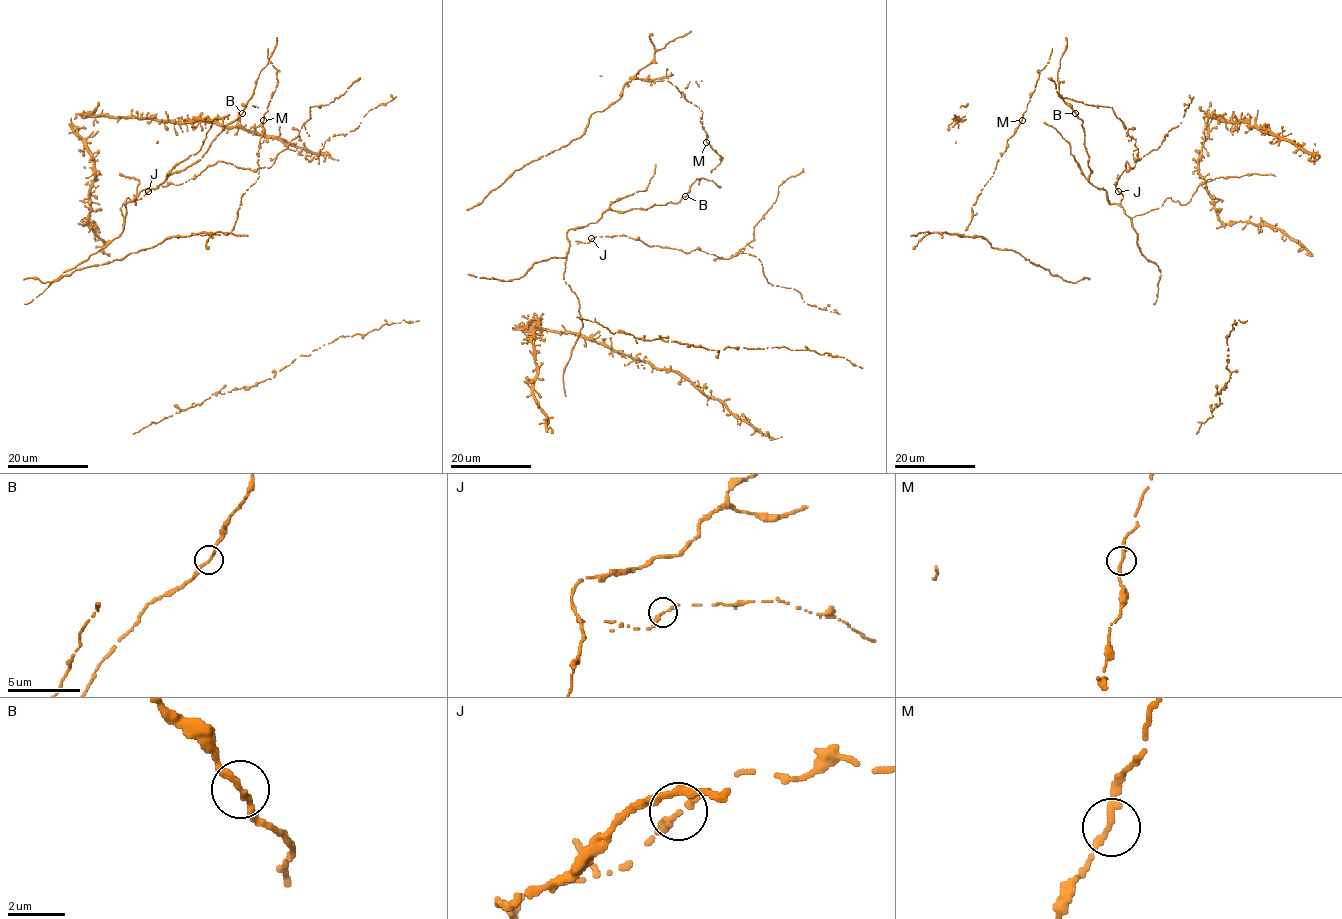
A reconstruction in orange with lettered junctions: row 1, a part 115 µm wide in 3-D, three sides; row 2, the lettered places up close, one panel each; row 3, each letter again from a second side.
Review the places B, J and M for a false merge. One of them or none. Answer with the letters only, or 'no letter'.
no letter

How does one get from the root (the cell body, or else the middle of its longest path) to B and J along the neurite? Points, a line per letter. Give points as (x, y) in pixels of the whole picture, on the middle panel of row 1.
B: (566, 256), (569, 246), (566, 232), (595, 222), (606, 210), (647, 209), (653, 205), (677, 203), (685, 196)
J: (566, 256), (569, 241), (588, 243), (592, 239)

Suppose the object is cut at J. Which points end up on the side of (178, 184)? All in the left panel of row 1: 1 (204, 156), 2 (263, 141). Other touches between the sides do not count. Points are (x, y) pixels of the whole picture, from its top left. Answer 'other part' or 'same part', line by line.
1: other part
2: other part

